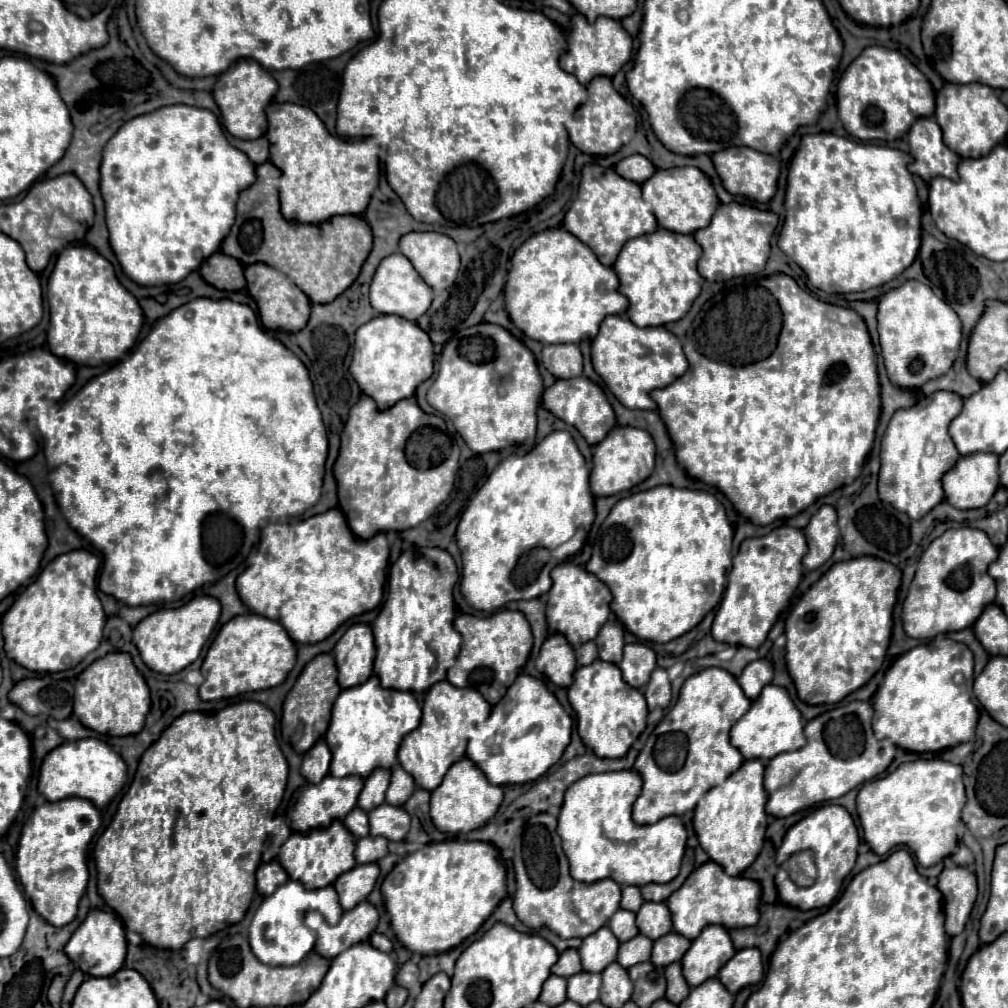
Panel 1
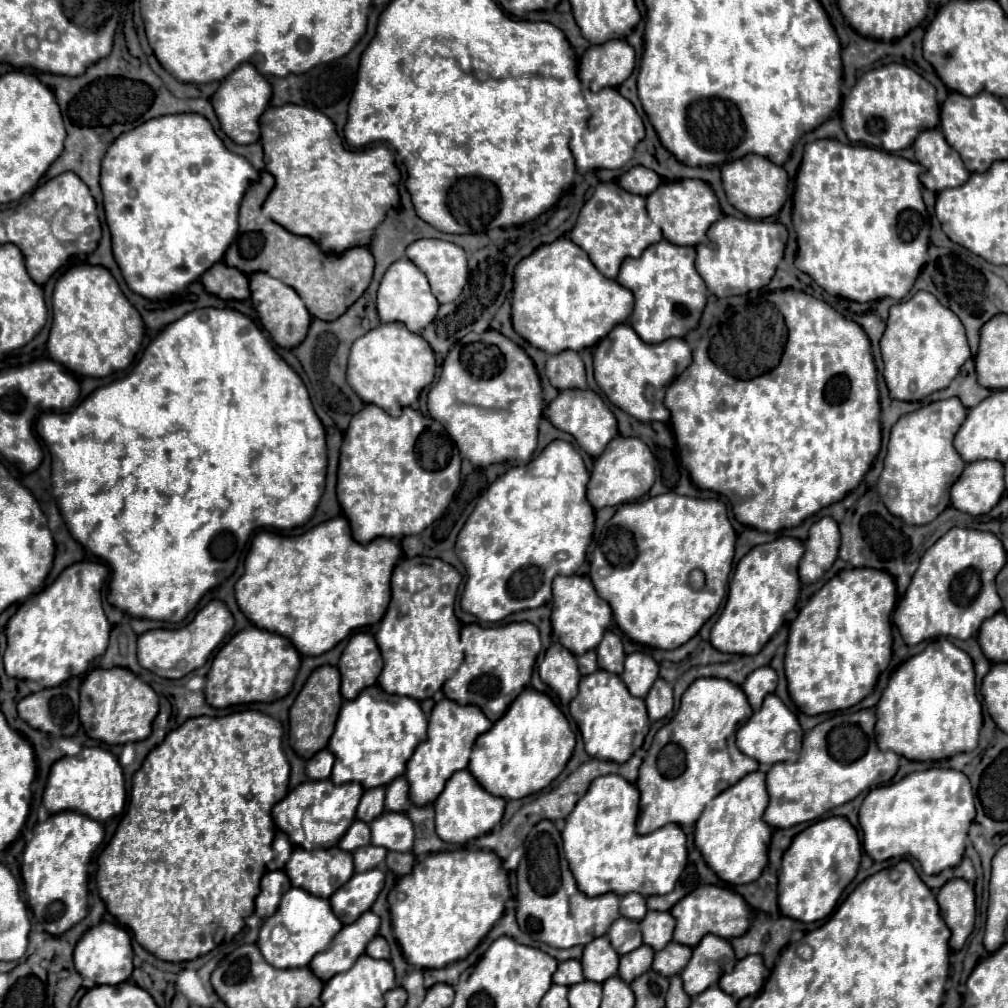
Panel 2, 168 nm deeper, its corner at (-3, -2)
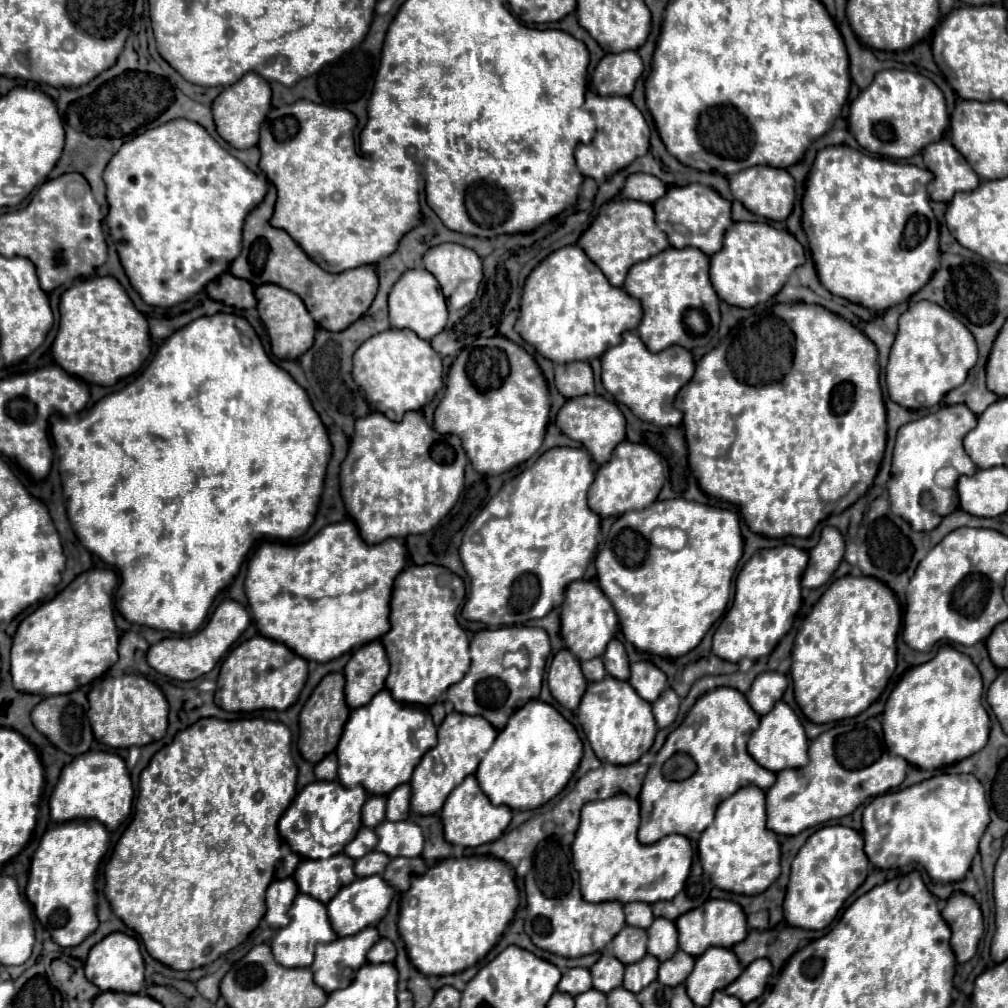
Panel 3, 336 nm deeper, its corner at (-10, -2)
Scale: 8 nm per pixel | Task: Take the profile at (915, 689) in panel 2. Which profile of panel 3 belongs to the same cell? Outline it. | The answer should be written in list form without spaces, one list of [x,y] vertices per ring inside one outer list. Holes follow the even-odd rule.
[[[942,645],[934,659],[912,667],[900,679],[886,701],[886,709],[882,713],[884,727],[884,743],[892,755],[904,757],[908,763],[918,765],[920,769],[938,769],[940,765],[952,765],[960,759],[966,759],[978,753],[986,741],[990,731],[990,719],[982,705],[982,675],[972,663],[972,659],[950,645]]]

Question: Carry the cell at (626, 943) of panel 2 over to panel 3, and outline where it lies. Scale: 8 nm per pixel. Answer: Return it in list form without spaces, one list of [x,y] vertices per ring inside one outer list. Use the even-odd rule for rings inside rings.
[[[626,925],[614,939],[612,939],[612,955],[620,959],[624,965],[636,963],[646,955],[648,935],[644,929],[636,929]]]

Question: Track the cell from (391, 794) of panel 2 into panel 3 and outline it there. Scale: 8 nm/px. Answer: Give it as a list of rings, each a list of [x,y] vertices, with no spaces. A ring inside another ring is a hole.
[[[408,783],[398,785],[392,793],[388,793],[386,801],[386,819],[388,821],[402,821],[408,819],[410,813],[410,797],[412,797],[412,789]]]

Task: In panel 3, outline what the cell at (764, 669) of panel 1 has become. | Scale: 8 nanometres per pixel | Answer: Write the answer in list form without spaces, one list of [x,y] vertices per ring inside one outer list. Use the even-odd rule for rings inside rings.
[[[776,671],[760,673],[760,677],[756,677],[756,681],[752,683],[752,689],[746,693],[748,703],[758,715],[764,715],[782,697],[782,693],[786,691],[786,685],[788,685],[788,679]]]

